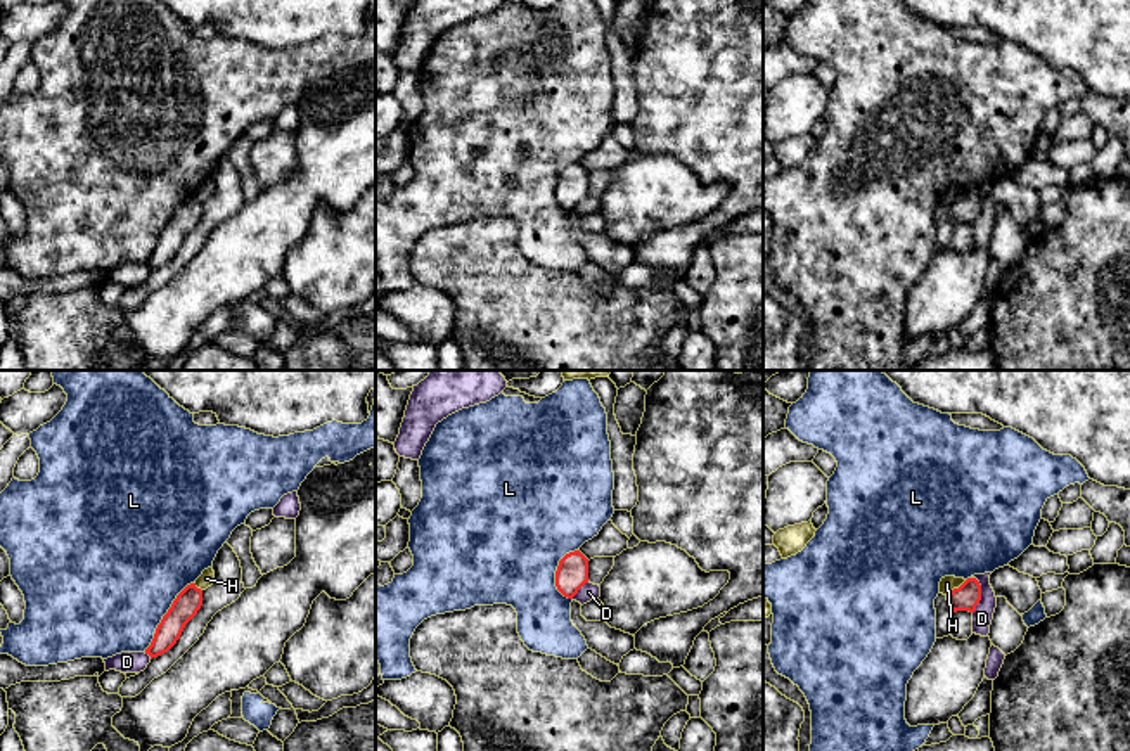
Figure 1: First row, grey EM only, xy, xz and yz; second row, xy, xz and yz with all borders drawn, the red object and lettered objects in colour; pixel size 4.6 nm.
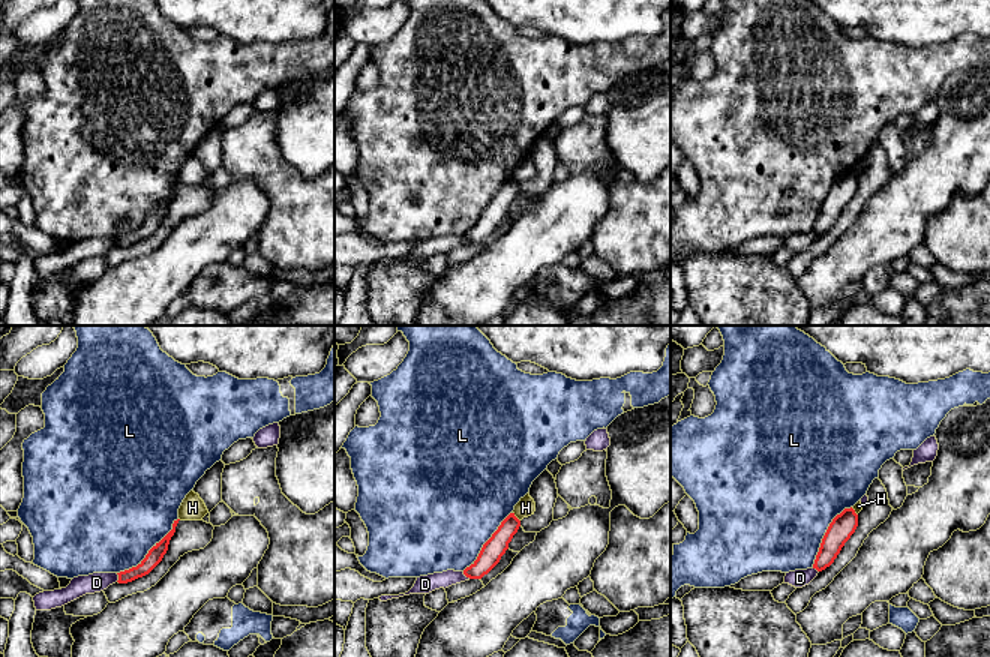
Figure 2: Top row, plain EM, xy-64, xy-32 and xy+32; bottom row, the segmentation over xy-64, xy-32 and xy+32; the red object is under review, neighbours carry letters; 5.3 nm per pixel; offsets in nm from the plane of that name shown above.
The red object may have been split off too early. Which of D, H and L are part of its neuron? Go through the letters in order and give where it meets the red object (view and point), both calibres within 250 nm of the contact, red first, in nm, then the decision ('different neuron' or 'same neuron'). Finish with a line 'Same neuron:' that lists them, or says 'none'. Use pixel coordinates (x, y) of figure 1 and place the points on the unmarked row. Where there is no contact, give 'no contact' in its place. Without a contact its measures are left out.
D: meets red in yz at (980, 206); 120 nm thick on the red side, 100 nm on the other; different neuron
H: meets red in yz at (956, 201); 120 nm thick on the red side, 70 nm on the other; different neuron
L: meets red in xy at (163, 229); 120 nm thick on the red side, 500 nm on the other; different neuron
Same neuron: none

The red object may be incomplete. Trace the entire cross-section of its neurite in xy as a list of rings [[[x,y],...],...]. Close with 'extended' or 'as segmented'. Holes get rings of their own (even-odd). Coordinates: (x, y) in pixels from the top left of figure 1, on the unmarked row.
[[[196,196],[187,197],[173,213],[168,225],[156,241],[151,258],[145,266],[157,270],[168,265],[180,251],[185,237],[197,227],[202,218],[202,202]]]; as segmented

